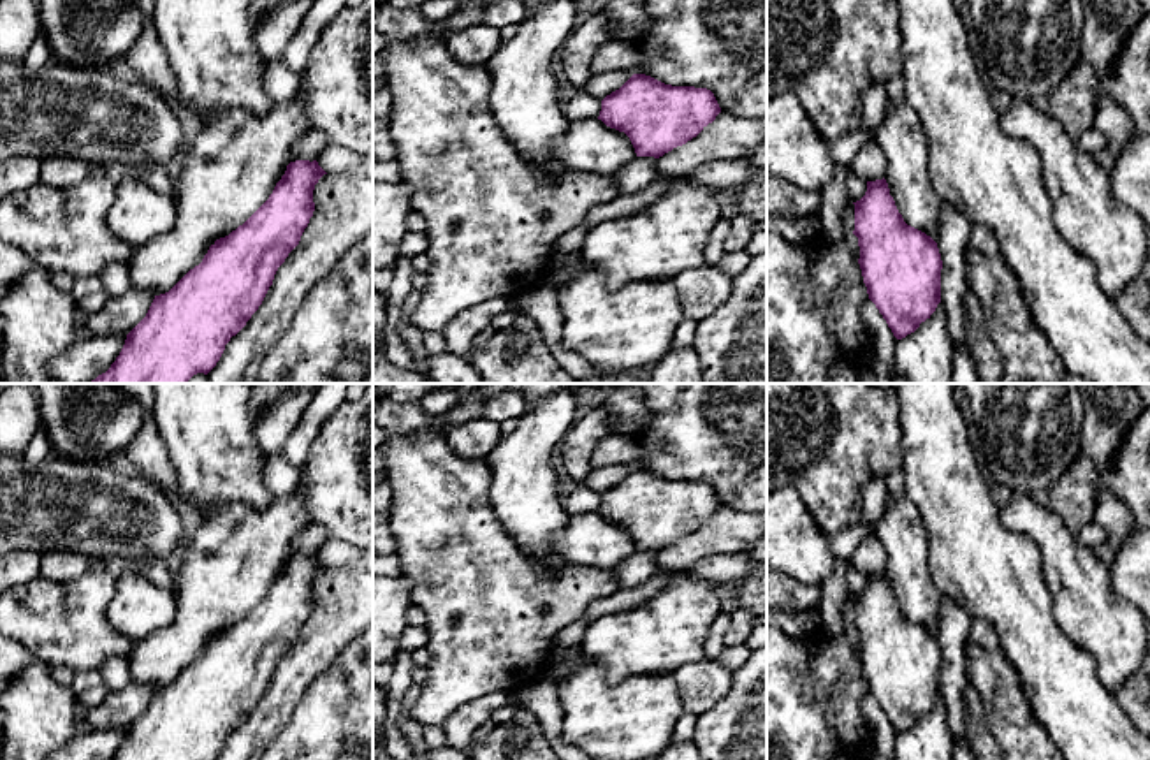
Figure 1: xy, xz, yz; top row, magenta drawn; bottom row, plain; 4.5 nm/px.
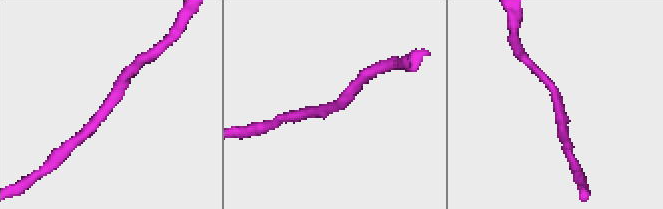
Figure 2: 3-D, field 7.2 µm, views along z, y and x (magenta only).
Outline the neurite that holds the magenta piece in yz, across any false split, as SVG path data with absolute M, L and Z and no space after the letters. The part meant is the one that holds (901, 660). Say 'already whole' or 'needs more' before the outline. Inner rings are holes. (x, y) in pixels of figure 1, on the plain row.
already whole | M886 574L867 575L865 589L855 598L855 625L860 663L869 693L876 698L897 734L914 727L941 697L943 654L937 637L907 619L899 607Z

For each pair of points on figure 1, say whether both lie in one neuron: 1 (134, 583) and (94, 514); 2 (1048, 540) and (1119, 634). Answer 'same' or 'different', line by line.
1: different
2: same

